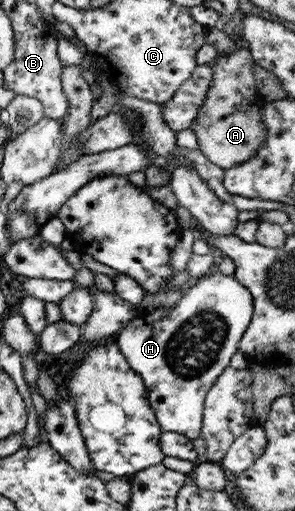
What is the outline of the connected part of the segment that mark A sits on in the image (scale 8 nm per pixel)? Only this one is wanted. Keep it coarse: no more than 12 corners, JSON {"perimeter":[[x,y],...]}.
{"perimeter":[[242,43],[216,57],[190,130],[223,170],[254,157],[254,60]]}

